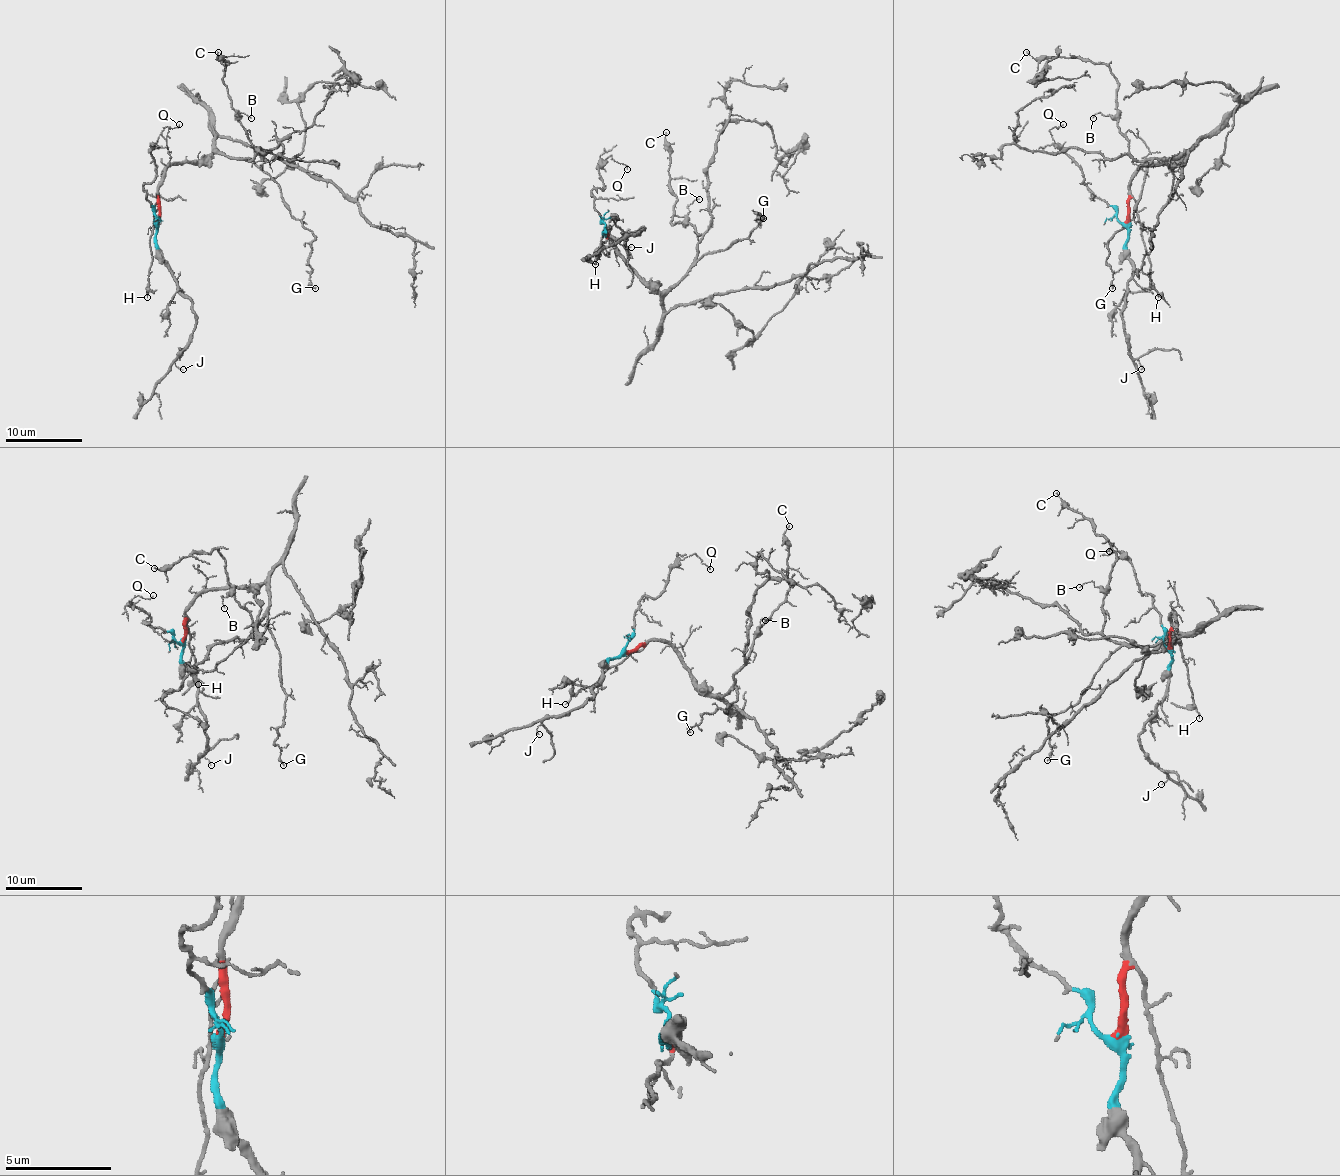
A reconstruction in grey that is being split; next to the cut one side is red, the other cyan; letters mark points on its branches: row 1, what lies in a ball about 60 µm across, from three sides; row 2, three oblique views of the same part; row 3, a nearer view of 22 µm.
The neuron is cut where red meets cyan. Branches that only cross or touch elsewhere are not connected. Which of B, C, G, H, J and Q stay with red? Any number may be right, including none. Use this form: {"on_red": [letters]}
{"on_red": ["B", "C", "G", "H"]}

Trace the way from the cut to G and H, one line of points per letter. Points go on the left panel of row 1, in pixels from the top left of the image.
G: (158, 223), (158, 182), (172, 165), (212, 154), (248, 157), (314, 234), (308, 259), (316, 288)
H: (158, 223), (158, 198), (150, 236), (152, 259), (147, 298)

